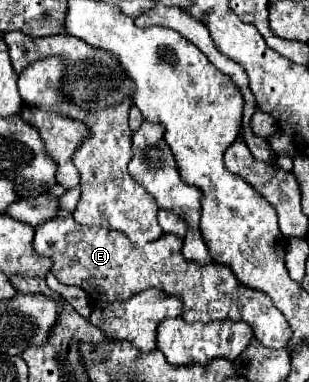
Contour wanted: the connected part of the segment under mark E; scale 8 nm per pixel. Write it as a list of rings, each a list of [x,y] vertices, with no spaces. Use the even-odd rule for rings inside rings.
[[[61,213],[51,221],[35,227],[33,247],[37,255],[53,261],[51,273],[65,285],[77,285],[87,291],[89,297],[101,301],[129,299],[149,287],[155,287],[167,295],[179,297],[183,303],[181,319],[187,323],[211,323],[219,319],[245,321],[251,325],[255,337],[273,349],[283,349],[291,337],[291,327],[285,315],[273,305],[273,301],[261,293],[239,285],[229,267],[219,263],[197,265],[185,261],[181,255],[181,239],[167,235],[151,241],[143,247],[135,247],[121,231],[105,227],[85,227],[75,223],[71,213]],[[249,295],[249,297],[247,297]]]

